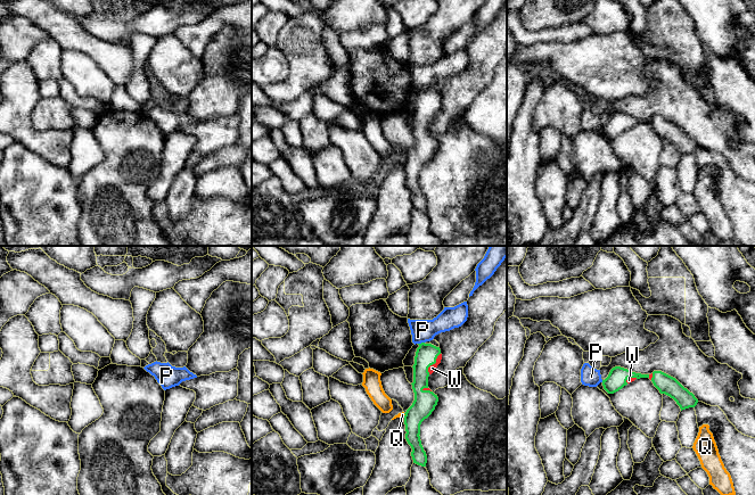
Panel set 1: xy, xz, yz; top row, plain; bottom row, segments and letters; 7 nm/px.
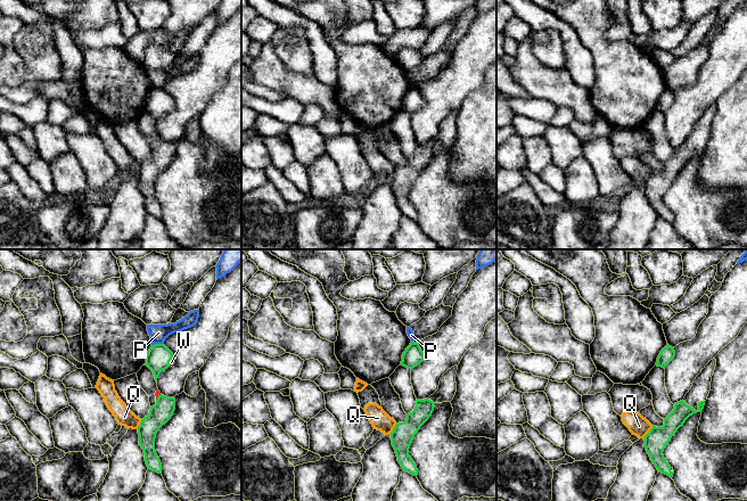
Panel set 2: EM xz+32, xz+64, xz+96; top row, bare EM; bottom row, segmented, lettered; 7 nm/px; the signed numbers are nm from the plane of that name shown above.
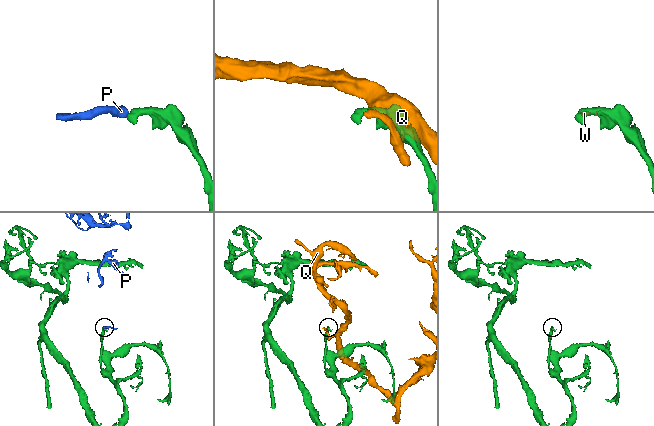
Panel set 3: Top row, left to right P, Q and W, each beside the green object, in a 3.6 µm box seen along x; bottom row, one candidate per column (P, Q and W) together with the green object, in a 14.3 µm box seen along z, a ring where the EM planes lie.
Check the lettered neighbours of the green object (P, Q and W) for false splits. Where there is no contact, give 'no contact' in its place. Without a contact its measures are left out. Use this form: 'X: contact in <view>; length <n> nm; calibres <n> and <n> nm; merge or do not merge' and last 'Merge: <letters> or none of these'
P: contact in xz; length 50 nm; calibres 150 and 160 nm; do not merge
Q: contact in xz; length 30 nm; calibres 160 and 40 nm; do not merge
W: contact in xz; length 170 nm; calibres 150 and 50 nm; merge
Merge: W

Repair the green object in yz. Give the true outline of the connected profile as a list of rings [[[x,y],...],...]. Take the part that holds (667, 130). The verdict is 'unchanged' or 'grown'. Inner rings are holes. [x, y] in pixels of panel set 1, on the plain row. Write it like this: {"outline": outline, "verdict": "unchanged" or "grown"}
{"outline": [[[615,112],[610,115],[608,122],[602,125],[602,131],[608,139],[614,139],[627,129],[640,123],[649,123],[660,139],[665,139],[676,147],[681,156],[695,152],[698,148],[698,145],[692,138],[684,133],[675,123],[662,116],[654,116],[651,119],[641,119],[621,112]]], "verdict": "grown"}

